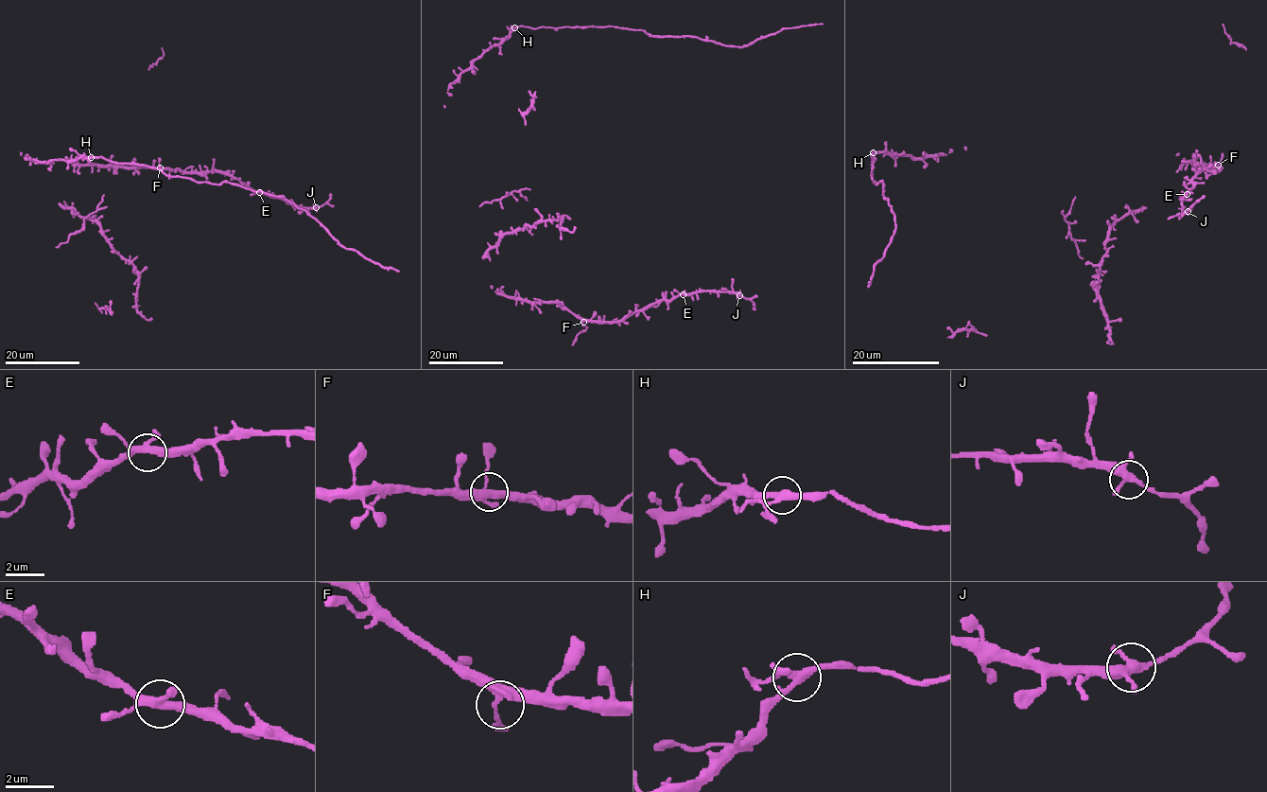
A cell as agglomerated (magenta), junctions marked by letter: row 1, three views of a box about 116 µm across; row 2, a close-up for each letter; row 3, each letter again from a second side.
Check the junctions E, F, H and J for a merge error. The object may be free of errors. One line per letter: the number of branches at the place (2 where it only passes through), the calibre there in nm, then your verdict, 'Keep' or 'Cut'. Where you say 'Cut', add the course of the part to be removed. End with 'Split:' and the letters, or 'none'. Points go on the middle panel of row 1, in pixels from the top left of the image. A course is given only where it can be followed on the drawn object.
E: Branches: 4. Thickness 320 nm. Keep
F: Branches: 4. Thickness 320 nm. Keep
H: Branches: 4. Thickness 300 nm. Cut. Course of the part to remove: (515, 27), (615, 26), (644, 29), (654, 36), (687, 35), (744, 46), (786, 27), (823, 24)
J: Branches: 4. Thickness 340 nm. Keep
Split: H

